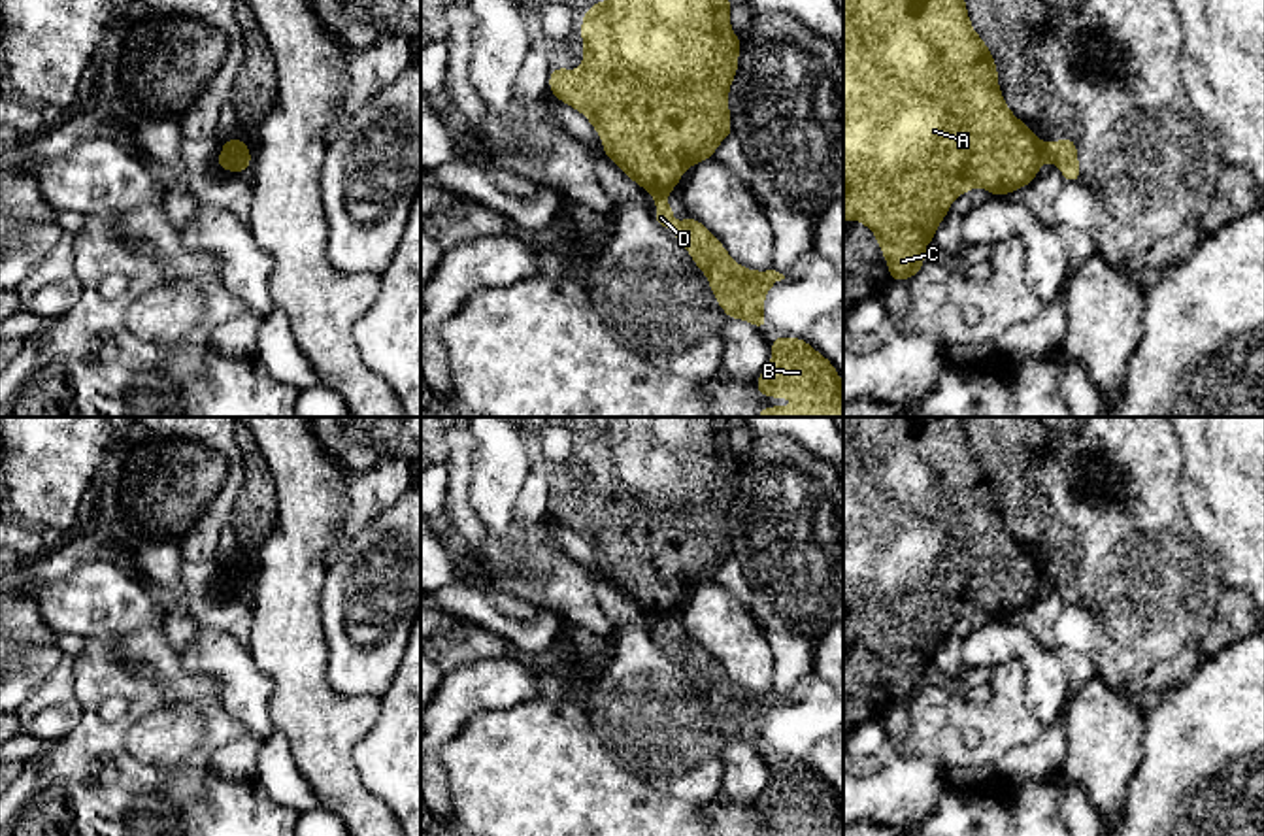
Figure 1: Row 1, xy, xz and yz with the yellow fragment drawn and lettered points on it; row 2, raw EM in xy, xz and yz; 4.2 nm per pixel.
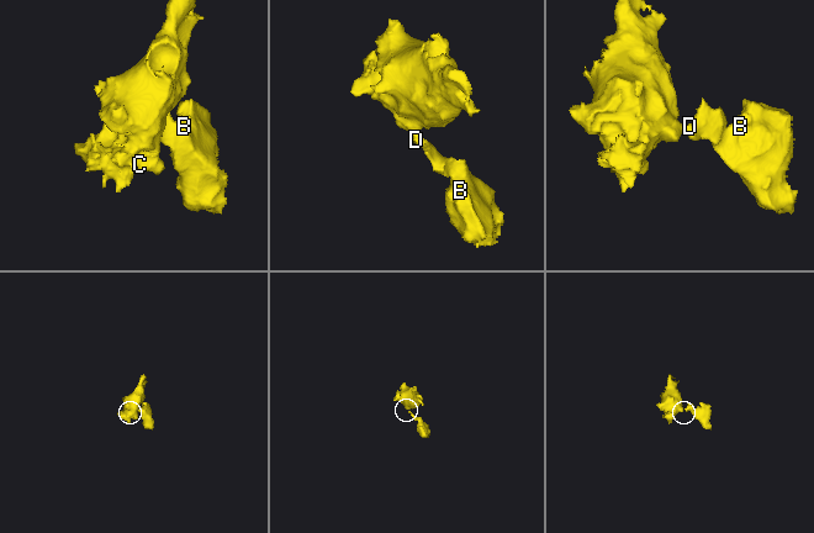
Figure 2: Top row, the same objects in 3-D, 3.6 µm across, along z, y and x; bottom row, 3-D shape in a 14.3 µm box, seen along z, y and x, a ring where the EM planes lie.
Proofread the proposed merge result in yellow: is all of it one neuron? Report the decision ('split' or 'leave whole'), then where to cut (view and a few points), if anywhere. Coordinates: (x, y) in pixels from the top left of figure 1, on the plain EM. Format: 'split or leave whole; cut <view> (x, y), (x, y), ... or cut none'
split; cut yz (1038, 565), (1044, 582)

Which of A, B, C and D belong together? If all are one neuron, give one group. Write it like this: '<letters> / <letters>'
A C / B D

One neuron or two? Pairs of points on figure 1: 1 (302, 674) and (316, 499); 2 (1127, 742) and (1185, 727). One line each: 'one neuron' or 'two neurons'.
1: one neuron
2: two neurons

